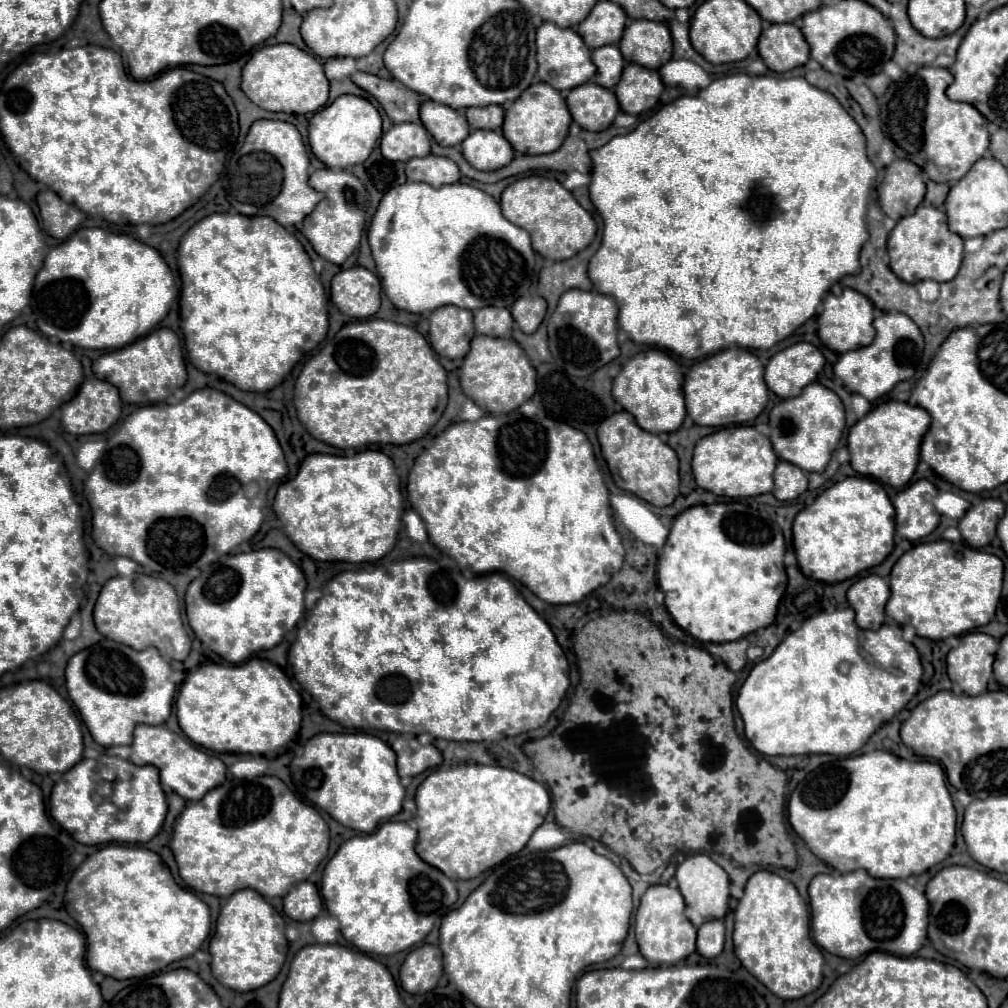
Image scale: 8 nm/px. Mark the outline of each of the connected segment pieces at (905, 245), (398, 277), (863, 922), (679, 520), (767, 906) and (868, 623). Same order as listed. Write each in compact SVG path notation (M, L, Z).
M919 205L913 215L897 221L887 241L891 271L905 283L917 283L923 279L935 279L939 283L951 281L963 259L963 239L947 229L945 211L933 205Z
M407 181L393 187L381 199L367 237L385 295L397 309L409 313L435 311L443 305L457 305L469 311L489 305L509 309L527 293L533 281L535 251L529 233L507 221L491 195L465 183L451 183L435 189L427 183Z
M853 871L847 875L815 875L813 881L808 887L808 894L811 907L811 932L815 943L819 947L823 947L825 951L843 957L843 959L859 959L871 951L883 951L883 953L891 953L891 955L899 955L899 957L909 957L913 953L917 953L923 947L923 941L927 939L927 917L929 917L929 903L925 899L925 888L927 882L931 878L932 872L926 872L919 876L910 876L907 879L871 879L865 871Z
M737 501L689 507L675 517L657 563L659 589L665 595L667 611L683 631L707 643L737 641L769 627L775 621L779 601L787 589L783 555L785 539L779 525L761 511Z
M757 871L735 911L735 955L743 967L781 999L813 993L823 979L823 955L809 935L809 909L795 885L775 873Z
M867 575L853 583L847 591L847 599L855 611L855 623L861 629L877 631L883 625L885 603L889 597L888 581L879 575Z

